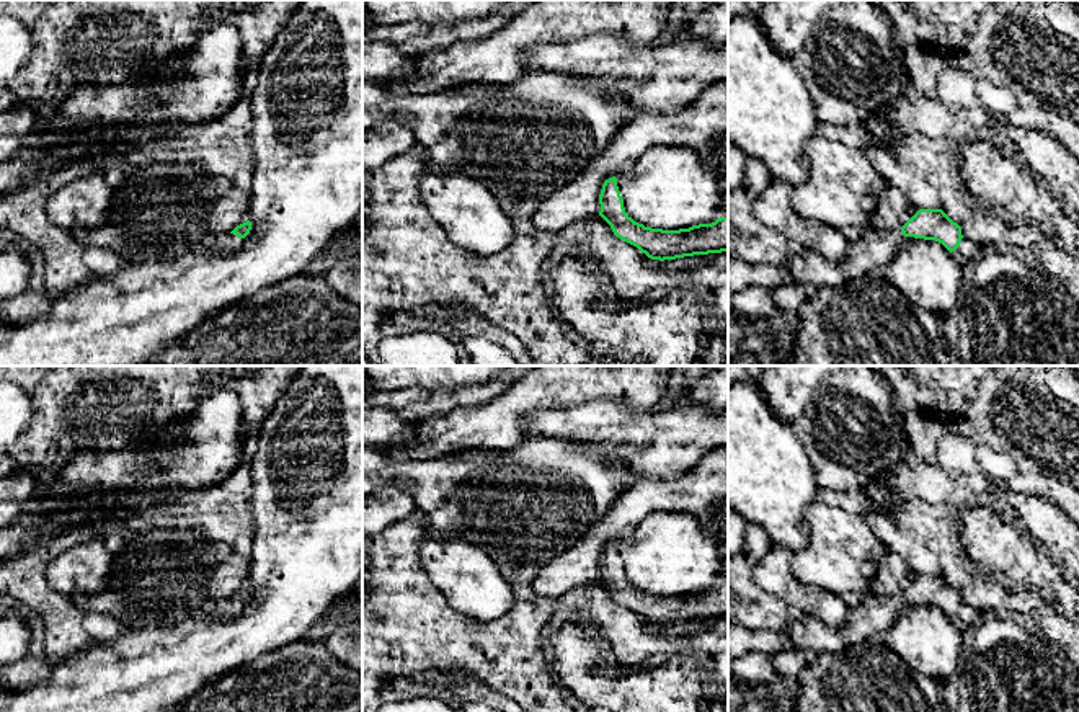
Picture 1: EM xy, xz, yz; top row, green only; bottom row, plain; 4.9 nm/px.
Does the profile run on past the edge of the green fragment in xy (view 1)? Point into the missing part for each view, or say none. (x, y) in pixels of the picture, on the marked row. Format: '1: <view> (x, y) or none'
1: xy (227, 242)

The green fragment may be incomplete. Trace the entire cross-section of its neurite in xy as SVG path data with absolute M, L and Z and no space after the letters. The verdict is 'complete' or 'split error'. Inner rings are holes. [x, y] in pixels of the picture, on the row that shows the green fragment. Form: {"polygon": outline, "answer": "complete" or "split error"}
{"polygon": "M246 220L237 225L230 234L215 235L212 238L211 248L229 253L237 251L243 242L243 238L250 234L251 222Z", "answer": "split error"}

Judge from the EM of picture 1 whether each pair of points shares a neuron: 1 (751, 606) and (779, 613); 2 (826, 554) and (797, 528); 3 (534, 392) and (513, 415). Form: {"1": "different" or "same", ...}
{"1": "same", "2": "different", "3": "same"}

